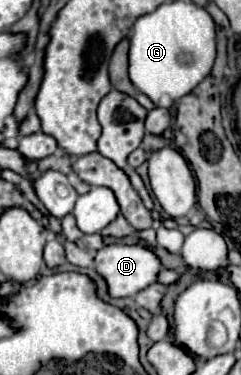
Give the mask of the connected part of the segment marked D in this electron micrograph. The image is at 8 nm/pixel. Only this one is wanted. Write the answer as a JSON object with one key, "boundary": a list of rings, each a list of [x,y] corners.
{"boundary":[[[116,242],[97,250],[95,270],[99,276],[105,278],[111,298],[127,298],[127,296],[135,296],[139,290],[143,290],[155,282],[155,278],[161,270],[161,262],[149,248],[145,248],[143,245],[127,245]]]}

